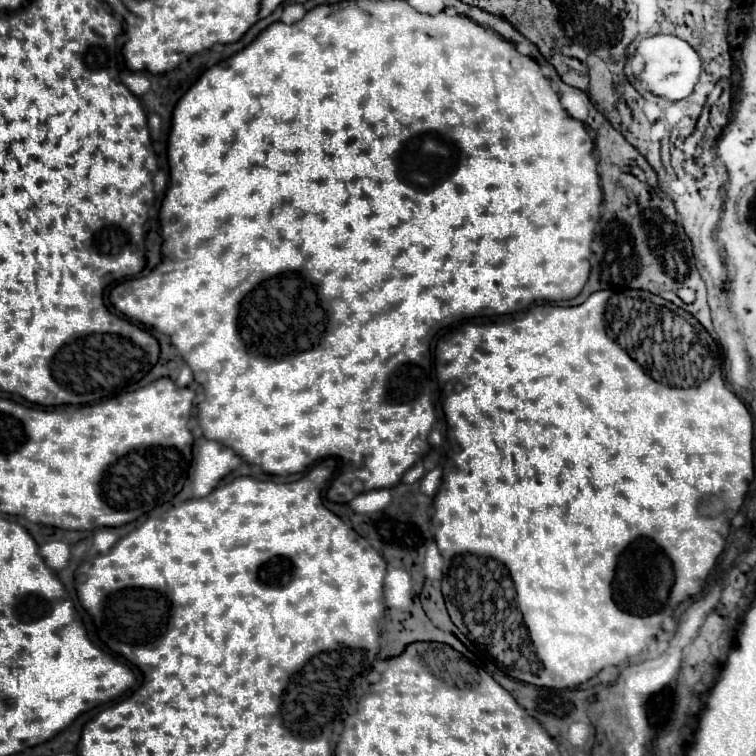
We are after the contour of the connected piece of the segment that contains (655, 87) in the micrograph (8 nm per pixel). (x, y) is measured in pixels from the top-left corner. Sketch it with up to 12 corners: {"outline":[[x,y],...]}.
{"outline":[[658,34],[636,52],[652,94],[692,94],[702,60],[688,42]]}

